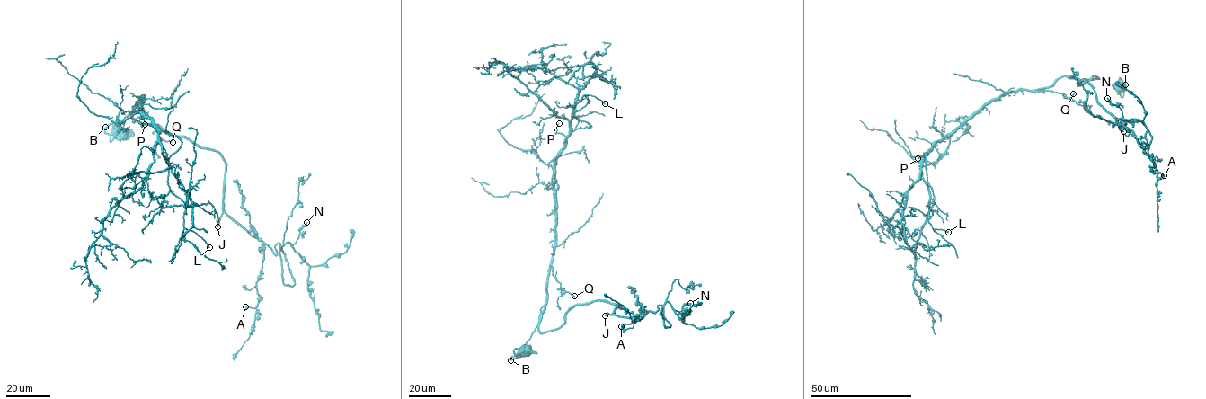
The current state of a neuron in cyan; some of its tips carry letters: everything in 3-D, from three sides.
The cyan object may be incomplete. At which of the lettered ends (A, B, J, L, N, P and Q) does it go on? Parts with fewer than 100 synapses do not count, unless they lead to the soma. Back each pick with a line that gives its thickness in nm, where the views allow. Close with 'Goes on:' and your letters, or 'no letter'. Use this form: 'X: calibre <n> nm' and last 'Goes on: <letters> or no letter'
J: calibre 280 nm
Goes on: J

